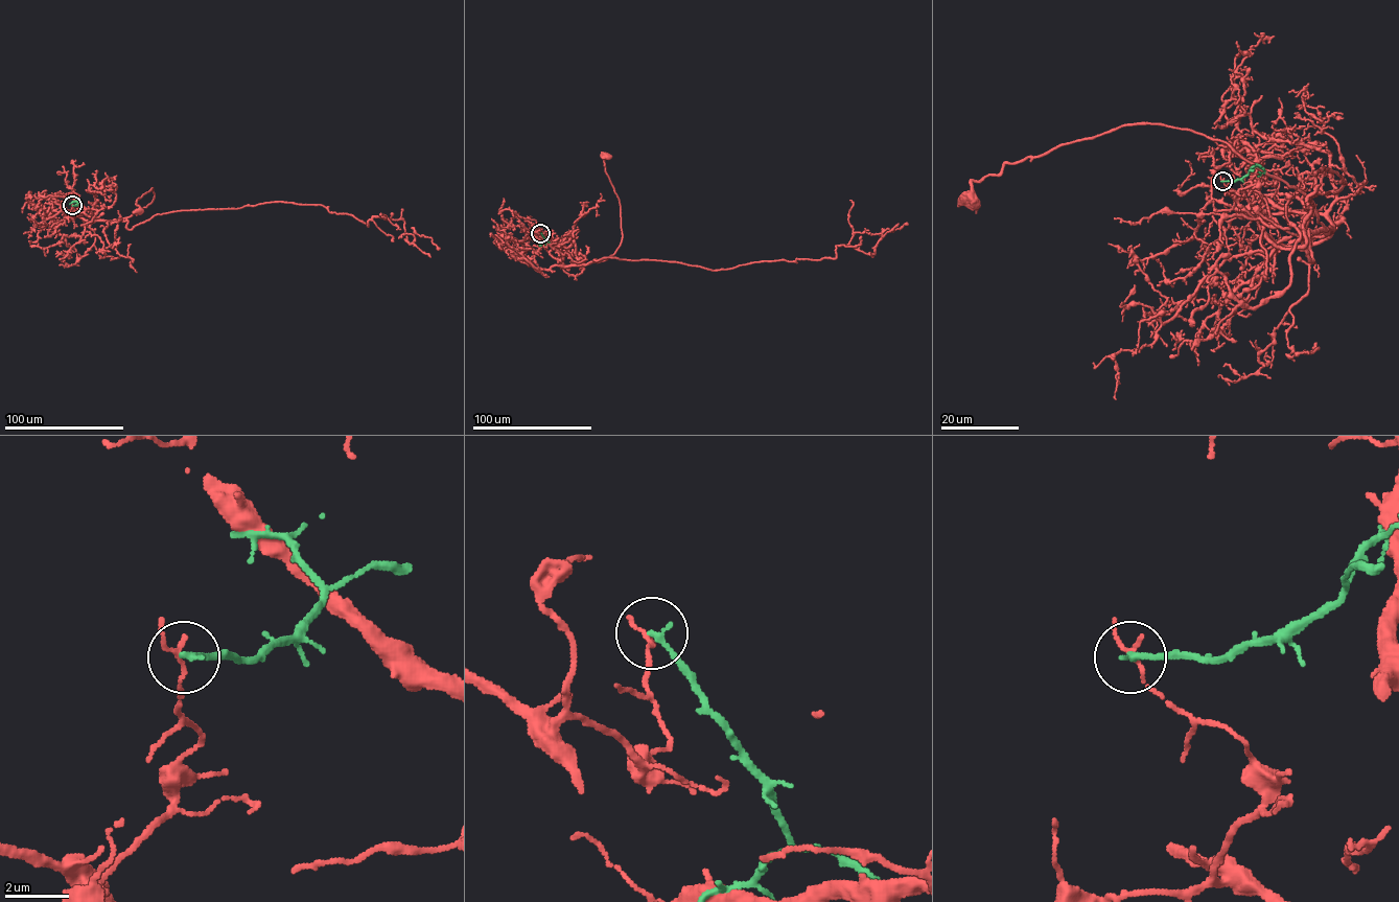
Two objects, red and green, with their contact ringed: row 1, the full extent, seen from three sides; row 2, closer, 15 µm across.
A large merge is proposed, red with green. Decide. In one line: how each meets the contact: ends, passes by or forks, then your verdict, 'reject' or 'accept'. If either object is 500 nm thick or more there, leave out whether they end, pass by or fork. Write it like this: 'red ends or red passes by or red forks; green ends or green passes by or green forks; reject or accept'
red passes by; green ends; reject

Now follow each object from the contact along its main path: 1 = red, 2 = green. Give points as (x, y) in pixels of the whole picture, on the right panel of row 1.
1: (1222, 181), (1233, 209), (1321, 212), (1330, 227), (1228, 144), (1157, 123), (1005, 163), (971, 182), (969, 201)
2: (1222, 181), (1234, 181), (1246, 176), (1253, 166), (1263, 170), (1260, 171)

